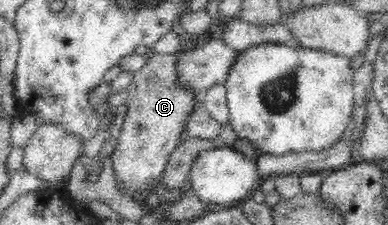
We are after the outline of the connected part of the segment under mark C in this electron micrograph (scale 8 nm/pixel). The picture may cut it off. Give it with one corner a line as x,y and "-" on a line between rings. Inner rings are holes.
205,35
193,36
184,46
184,50
176,54
154,53
146,65
134,74
127,89
127,116
122,124
121,135
111,154
112,166
116,175
116,185
130,195
143,197
150,186
158,182
166,168
168,159
175,148
181,144
181,132
186,130
190,114
196,106
196,100
202,95
186,91
178,85
178,54
190,52
195,46
204,42

